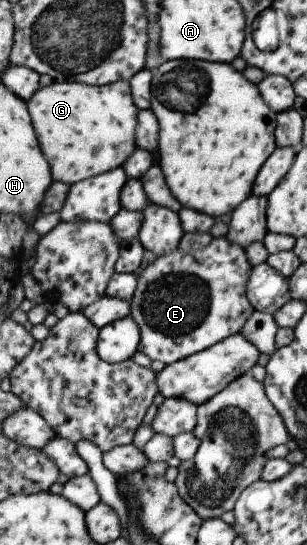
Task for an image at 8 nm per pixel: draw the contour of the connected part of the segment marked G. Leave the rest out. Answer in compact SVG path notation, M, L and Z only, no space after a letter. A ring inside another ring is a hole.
M75 81L52 82L39 87L26 107L53 181L72 185L121 167L136 149L134 128L139 110L133 104L128 81L103 86Z

